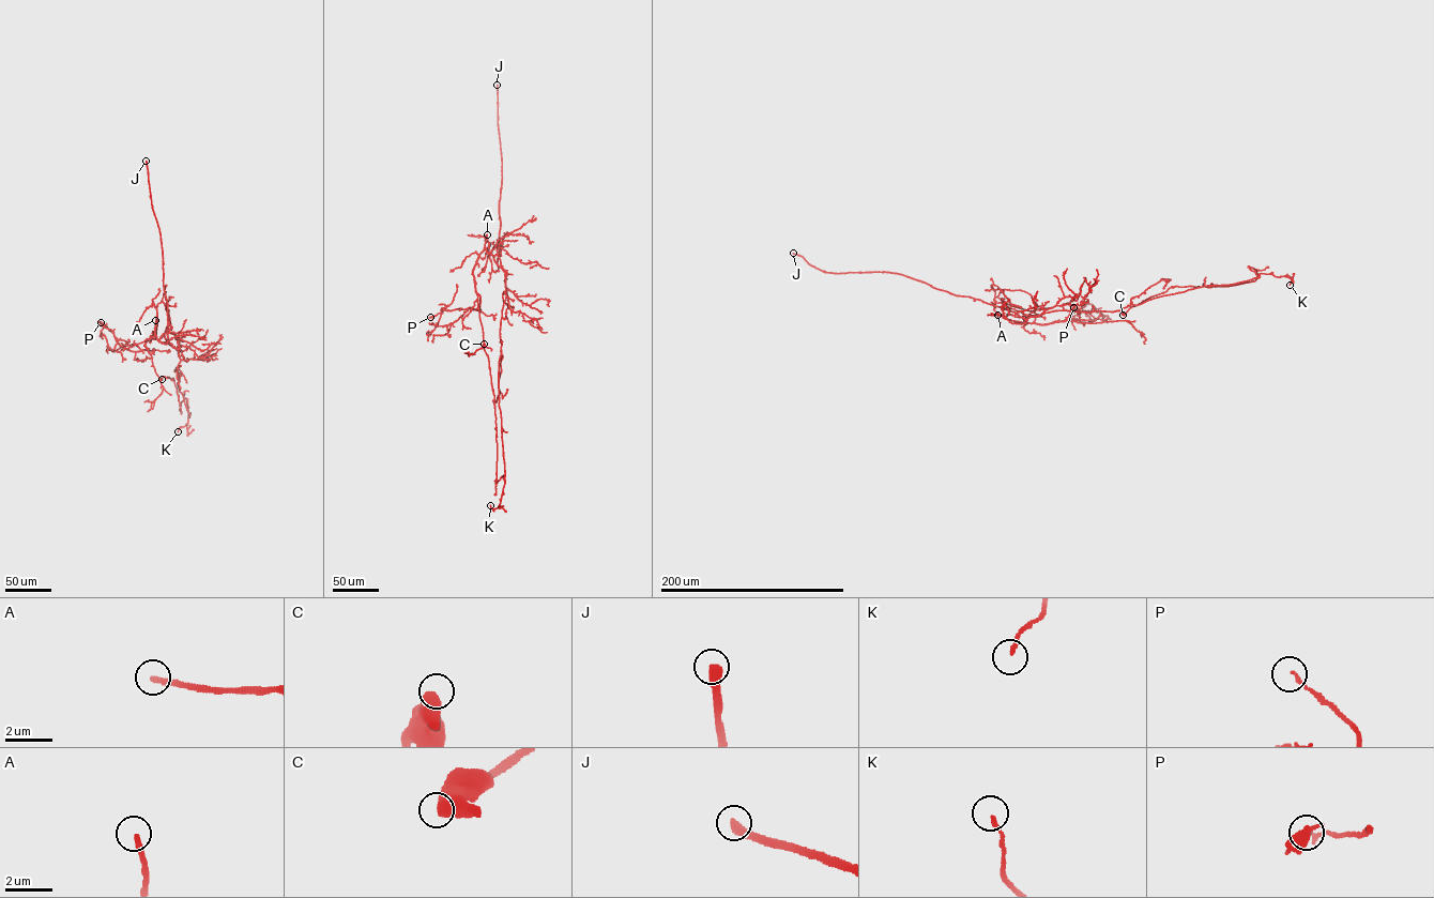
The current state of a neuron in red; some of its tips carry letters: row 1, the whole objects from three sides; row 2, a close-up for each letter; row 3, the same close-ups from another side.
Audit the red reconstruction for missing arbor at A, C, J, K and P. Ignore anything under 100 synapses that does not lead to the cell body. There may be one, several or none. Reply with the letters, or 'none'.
A, J

